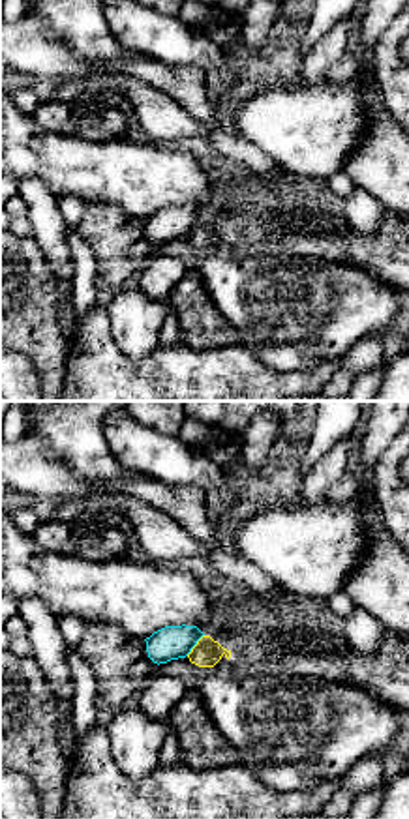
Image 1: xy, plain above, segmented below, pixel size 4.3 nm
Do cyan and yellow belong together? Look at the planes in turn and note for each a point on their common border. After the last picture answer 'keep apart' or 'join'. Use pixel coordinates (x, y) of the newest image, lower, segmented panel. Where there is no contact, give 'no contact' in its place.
meets cyan at (196, 643)

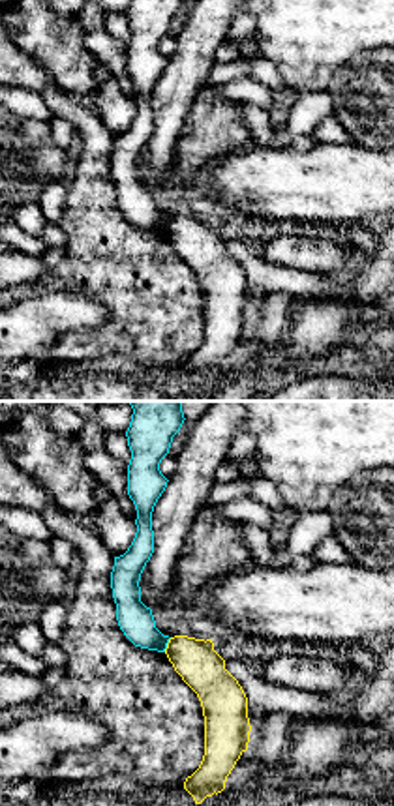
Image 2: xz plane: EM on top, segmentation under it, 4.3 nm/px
meets cyan at (166, 645)

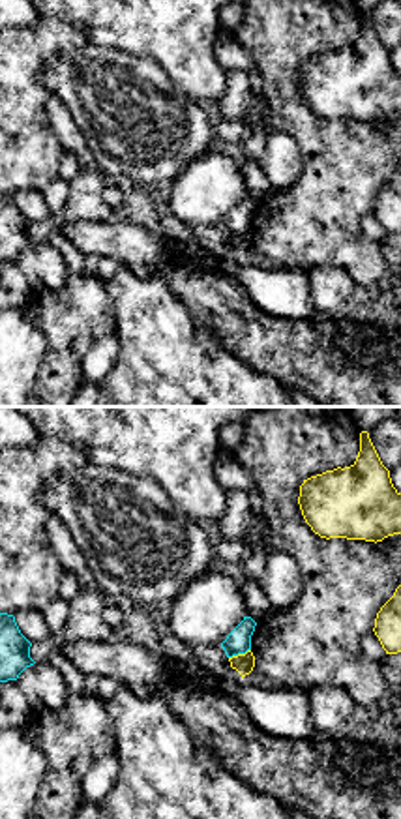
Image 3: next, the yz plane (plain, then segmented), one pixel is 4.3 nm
meets cyan at (238, 653)

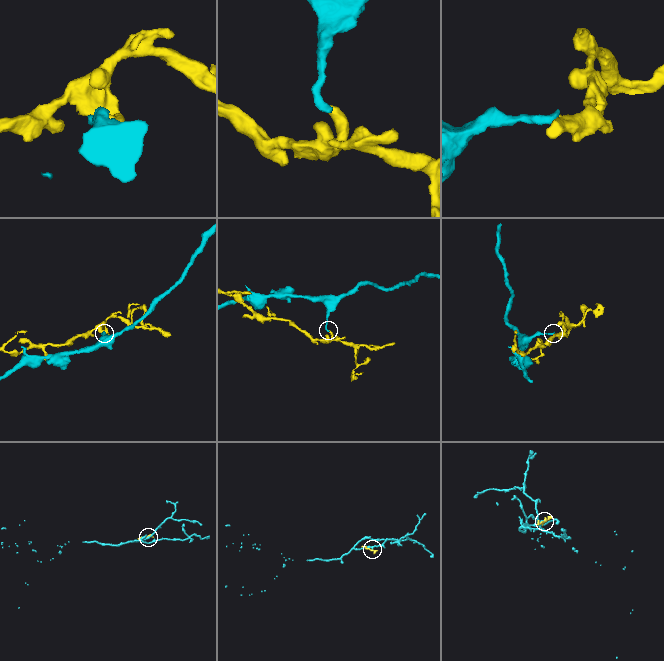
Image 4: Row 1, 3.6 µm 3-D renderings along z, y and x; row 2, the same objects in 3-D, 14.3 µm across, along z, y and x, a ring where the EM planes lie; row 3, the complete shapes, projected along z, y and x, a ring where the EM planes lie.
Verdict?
keep apart

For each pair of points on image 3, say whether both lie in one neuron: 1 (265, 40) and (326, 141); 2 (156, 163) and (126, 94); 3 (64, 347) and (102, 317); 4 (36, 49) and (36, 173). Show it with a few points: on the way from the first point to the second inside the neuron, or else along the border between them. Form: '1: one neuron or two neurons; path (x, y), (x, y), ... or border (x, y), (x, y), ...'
1: one neuron; path (280, 66), (280, 85), (285, 102), (300, 117)
2: one neuron; path (148, 147), (145, 132), (128, 111)
3: one neuron; path (72, 338), (92, 317)
4: one neuron; path (25, 79), (25, 143)

